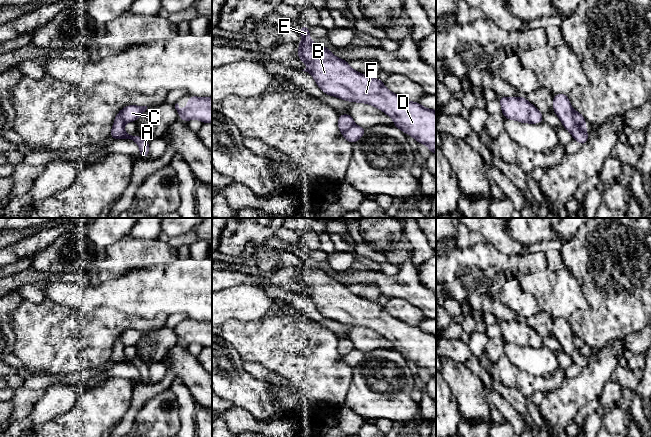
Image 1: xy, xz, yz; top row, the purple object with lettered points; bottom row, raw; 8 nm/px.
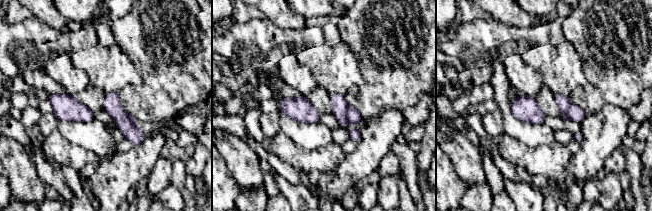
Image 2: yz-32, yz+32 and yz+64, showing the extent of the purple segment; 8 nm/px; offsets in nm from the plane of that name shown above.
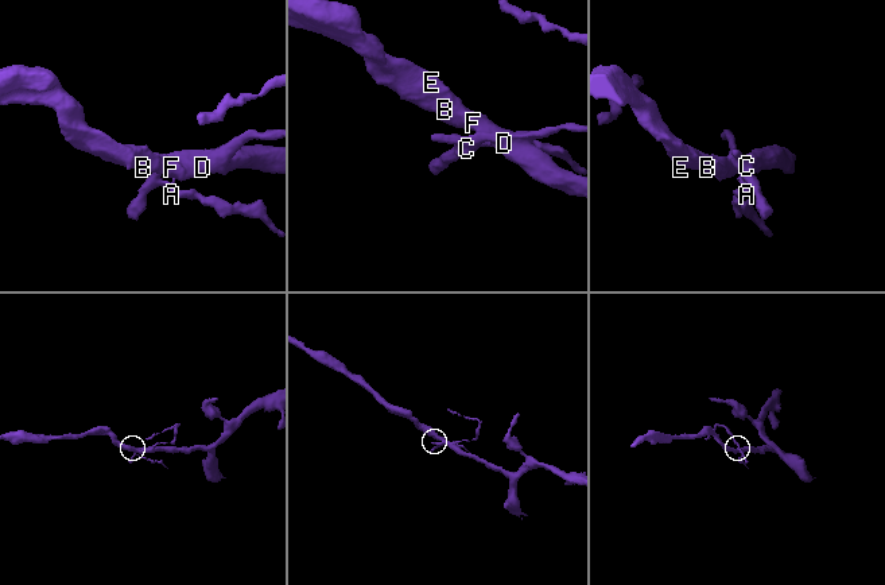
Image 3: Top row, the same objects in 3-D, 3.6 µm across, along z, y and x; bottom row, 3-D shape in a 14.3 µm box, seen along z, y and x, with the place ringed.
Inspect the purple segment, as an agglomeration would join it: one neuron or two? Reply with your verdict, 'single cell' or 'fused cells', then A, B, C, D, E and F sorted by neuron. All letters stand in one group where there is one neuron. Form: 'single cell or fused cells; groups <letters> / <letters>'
fused cells; groups A / B C D E F

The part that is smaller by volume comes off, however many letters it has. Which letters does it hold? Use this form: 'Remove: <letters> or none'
Remove: A

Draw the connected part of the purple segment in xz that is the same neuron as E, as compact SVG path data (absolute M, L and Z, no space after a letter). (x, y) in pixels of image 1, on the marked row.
M301 26L298 33L303 37L297 44L298 58L308 65L302 71L309 73L324 93L378 108L394 120L395 127L436 154L436 110L427 109L419 102L410 102L388 90L378 78L352 69L348 61L310 40L308 27Z

